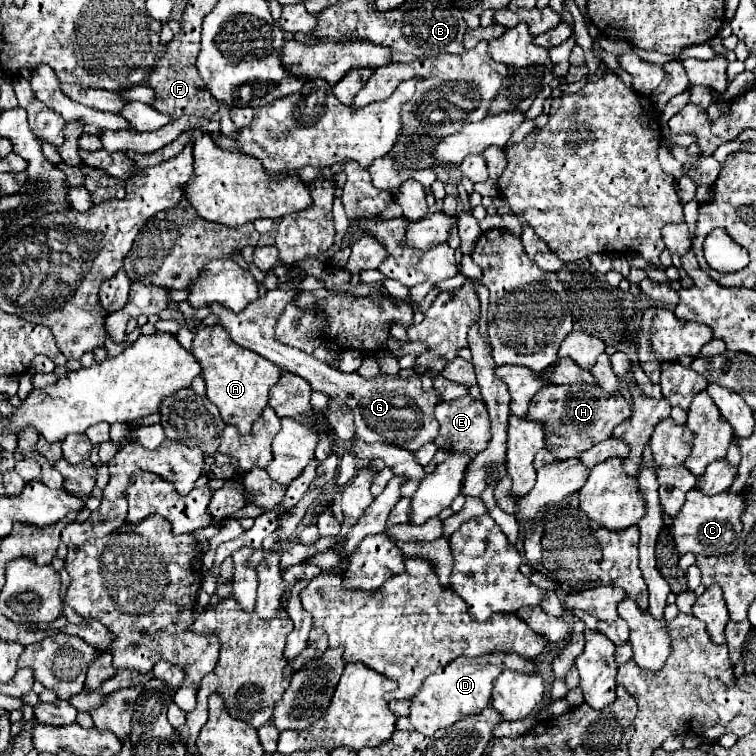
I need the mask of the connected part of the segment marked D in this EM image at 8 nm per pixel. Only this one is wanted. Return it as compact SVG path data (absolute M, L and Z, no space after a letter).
M487 654L477 658L457 658L445 668L439 668L433 676L427 676L419 692L411 700L409 720L413 728L425 736L433 736L435 730L451 726L469 714L477 714L491 704L491 692L495 678L505 670L533 672L535 664L517 654Z

